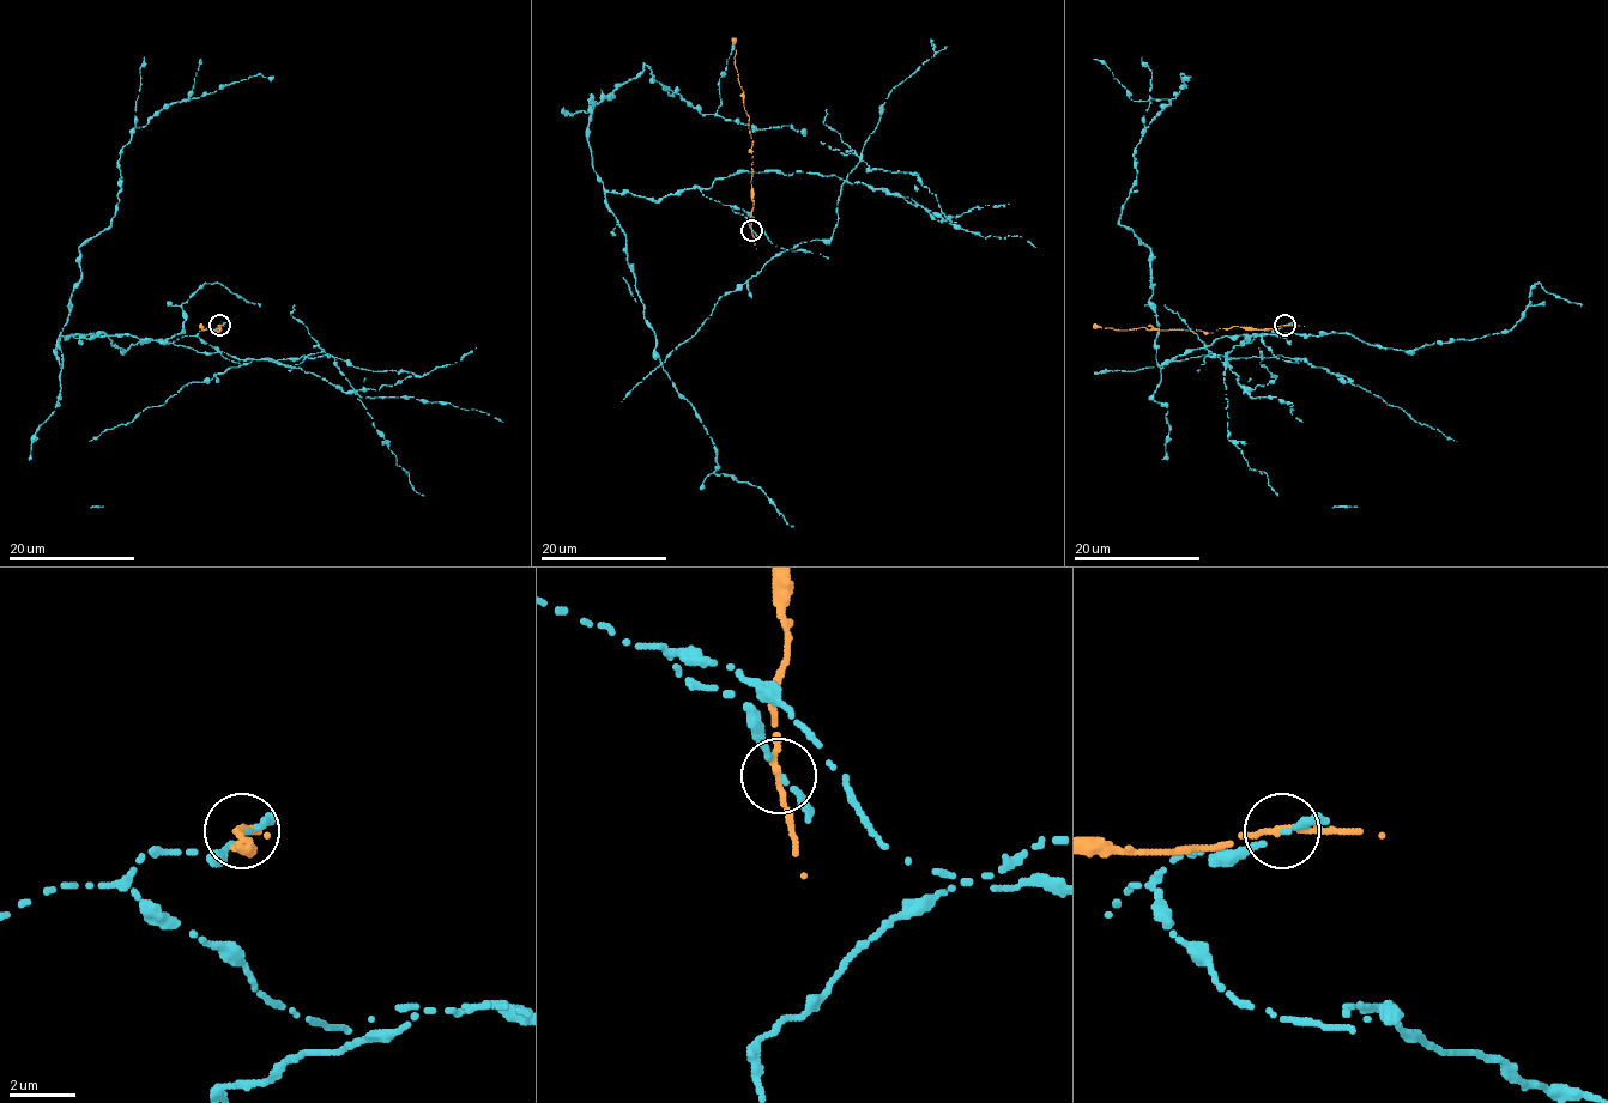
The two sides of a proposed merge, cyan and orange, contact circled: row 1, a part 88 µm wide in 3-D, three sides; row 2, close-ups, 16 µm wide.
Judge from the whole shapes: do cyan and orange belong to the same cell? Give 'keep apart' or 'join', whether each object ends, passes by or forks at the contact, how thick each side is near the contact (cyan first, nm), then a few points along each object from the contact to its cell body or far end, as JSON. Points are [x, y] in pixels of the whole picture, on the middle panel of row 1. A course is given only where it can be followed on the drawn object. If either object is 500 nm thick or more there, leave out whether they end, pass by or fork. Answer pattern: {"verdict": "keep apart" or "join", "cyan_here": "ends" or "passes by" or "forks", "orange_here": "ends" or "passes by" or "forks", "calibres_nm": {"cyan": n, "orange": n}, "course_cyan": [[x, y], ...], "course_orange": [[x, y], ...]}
{"verdict": "keep apart", "cyan_here": "passes by", "orange_here": "passes by", "calibres_nm": {"cyan": 140, "orange": 180}, "course_cyan": [[753, 230], [697, 187], [609, 192], [590, 101], [644, 64], [702, 114], [806, 133]], "course_orange": [[751, 230], [753, 141], [732, 38]]}

